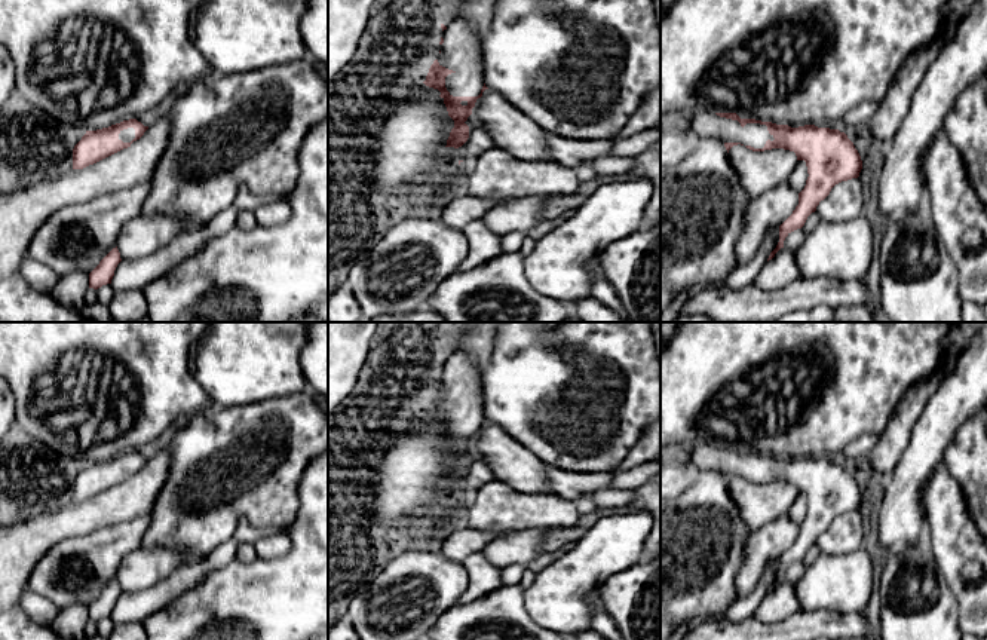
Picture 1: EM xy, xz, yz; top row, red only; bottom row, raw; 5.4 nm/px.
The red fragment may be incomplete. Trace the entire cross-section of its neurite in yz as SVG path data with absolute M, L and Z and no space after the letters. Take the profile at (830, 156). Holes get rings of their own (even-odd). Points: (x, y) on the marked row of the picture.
M695 111L683 116L683 125L701 137L717 138L729 150L733 146L745 146L752 151L784 148L794 151L797 160L804 160L807 180L799 193L799 205L779 226L779 242L769 260L784 248L785 238L801 229L807 217L816 211L831 189L852 178L858 178L862 160L853 143L845 132L830 128L804 125L791 128L755 119L741 119L736 113Z

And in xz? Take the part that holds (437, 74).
M450 16L441 28L441 50L423 83L441 92L448 116L454 120L445 147L459 148L469 138L465 122L488 88L482 80L481 43L470 22Z

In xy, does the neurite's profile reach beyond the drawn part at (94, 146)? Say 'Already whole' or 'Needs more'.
Needs more

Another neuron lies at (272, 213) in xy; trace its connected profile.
M270 197L254 211L254 215L258 226L278 226L283 224L289 218L289 206L285 200L273 200Z

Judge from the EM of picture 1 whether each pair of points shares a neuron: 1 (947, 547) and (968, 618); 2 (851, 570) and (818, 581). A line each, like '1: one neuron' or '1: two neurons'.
1: one neuron
2: one neuron

